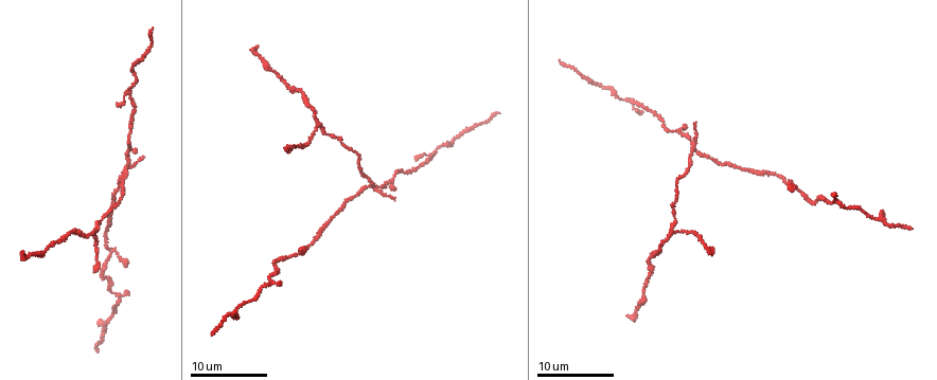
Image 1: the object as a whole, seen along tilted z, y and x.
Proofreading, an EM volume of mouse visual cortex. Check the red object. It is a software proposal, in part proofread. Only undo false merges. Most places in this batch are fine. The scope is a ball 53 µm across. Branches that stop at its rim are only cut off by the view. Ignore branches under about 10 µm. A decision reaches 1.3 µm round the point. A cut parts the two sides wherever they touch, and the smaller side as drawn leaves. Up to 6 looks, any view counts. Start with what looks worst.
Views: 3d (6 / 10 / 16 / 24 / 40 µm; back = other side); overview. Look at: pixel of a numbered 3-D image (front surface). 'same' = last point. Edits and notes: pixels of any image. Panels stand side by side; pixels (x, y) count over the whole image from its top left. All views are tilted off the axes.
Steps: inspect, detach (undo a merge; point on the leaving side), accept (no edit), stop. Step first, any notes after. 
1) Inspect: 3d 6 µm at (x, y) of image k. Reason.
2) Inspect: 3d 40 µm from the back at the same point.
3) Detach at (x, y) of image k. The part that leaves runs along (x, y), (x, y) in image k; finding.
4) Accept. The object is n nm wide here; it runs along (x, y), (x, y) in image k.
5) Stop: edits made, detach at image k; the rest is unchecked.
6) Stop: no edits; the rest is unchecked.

Inspect: 3d 10 µm at (372, 185) of image 1. Looks like a crossing.

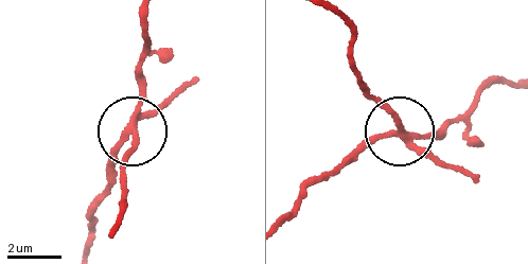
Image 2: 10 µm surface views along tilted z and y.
Inspect: 3d 10 µm from the back at (133, 125) of image 2.

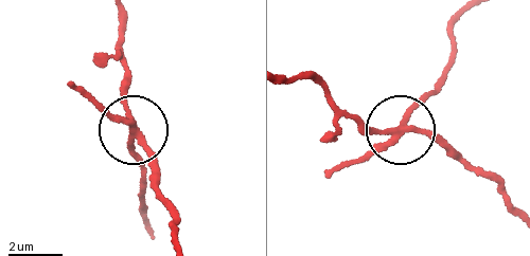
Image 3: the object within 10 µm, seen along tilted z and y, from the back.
Detach at (136, 152) of image 3. 4 arms meet here; the part that leaves runs along (131, 132), (147, 222) in image 3; a second neuron is stuck on.

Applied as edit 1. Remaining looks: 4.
Inspect: 3d 10 µm at (267, 278) of image 1. Narrows sharply.

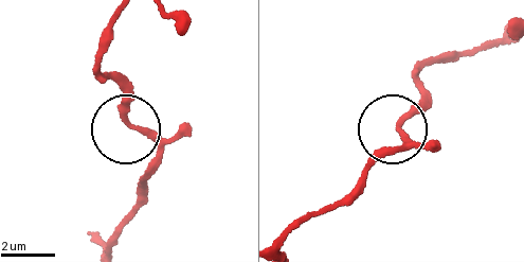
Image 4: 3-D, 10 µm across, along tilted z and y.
Accept. The object is 220 nm wide here; it runs along (113, 14), (102, 71), (127, 90), (157, 169) in image 4; one neuron here.

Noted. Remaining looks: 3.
Inspect: 3d 16 µm at (800, 191) of image 1. Thick turns thin.

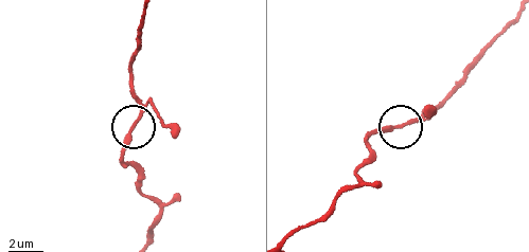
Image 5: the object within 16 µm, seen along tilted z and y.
Accept. The object is 180 nm wide here; all the same neuron.

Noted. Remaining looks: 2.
Stop: edits made, detach at image 3; the rest is unchecked.

